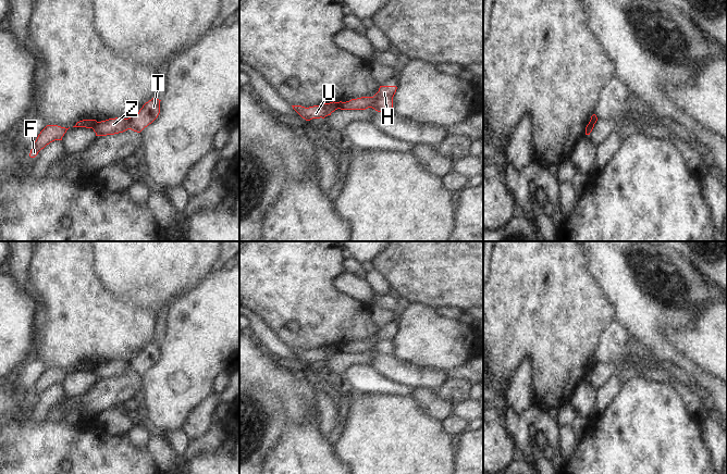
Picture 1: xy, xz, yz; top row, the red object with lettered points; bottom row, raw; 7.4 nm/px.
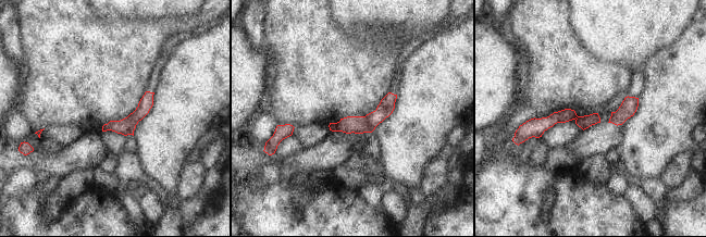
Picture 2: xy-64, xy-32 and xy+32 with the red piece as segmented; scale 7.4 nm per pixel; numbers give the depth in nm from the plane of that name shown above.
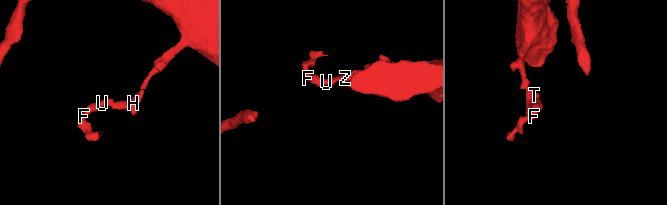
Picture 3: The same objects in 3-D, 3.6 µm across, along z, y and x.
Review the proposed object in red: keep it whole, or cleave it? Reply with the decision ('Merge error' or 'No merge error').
Merge error.

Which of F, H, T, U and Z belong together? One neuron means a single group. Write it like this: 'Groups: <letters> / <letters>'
Groups: F U / H T Z

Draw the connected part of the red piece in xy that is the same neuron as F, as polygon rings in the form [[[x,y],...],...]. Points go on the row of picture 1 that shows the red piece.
[[[47,125],[38,135],[36,141],[32,146],[29,153],[30,158],[35,158],[38,152],[44,149],[47,145],[54,140],[62,140],[62,137],[69,128],[61,127],[58,125]]]

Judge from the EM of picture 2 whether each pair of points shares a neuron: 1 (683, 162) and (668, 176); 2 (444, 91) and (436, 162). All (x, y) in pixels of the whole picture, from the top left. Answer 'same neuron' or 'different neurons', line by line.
1: same neuron
2: different neurons

